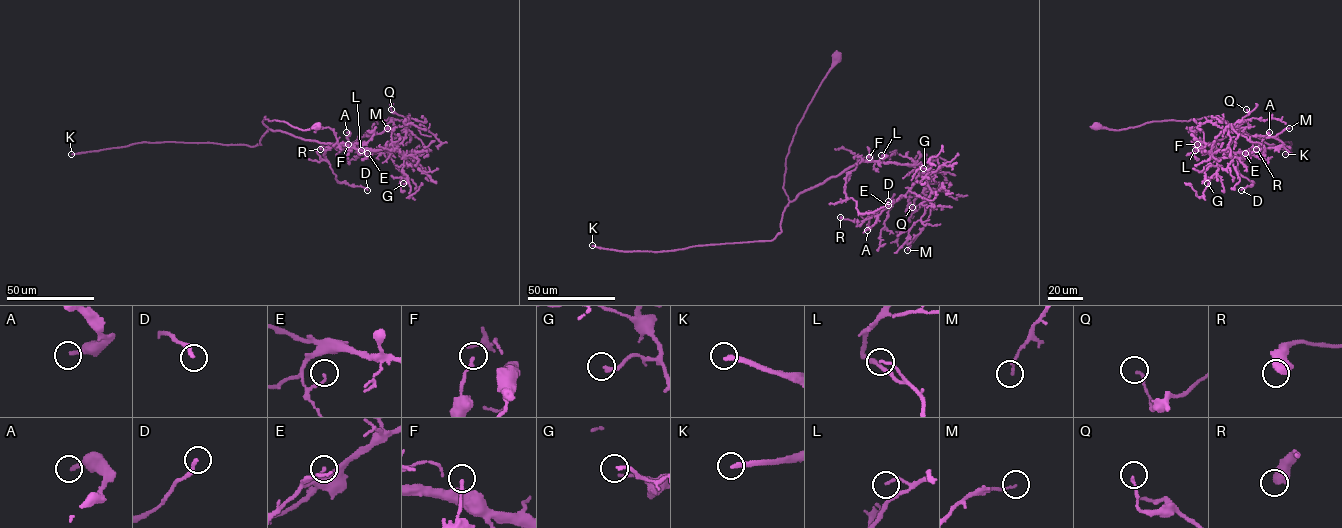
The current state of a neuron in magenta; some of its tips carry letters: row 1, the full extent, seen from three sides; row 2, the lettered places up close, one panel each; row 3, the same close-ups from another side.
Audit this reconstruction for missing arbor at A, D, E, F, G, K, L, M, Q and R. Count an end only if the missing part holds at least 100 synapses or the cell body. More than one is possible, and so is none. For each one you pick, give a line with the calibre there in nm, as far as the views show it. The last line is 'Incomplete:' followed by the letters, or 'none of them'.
K: Thickness 240 nm
Incomplete: K

